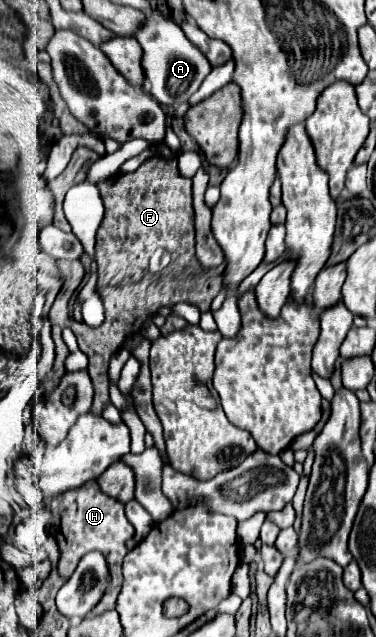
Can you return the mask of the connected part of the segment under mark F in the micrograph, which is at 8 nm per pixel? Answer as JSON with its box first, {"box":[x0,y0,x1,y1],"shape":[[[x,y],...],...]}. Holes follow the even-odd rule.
{"box":[50,156,224,414],"shape":[[[152,156],[144,160],[138,170],[104,180],[98,184],[98,188],[106,210],[96,234],[96,262],[98,262],[96,290],[104,300],[106,322],[100,328],[90,328],[86,324],[72,322],[68,316],[68,300],[82,282],[82,264],[78,260],[56,262],[64,284],[50,308],[50,322],[52,322],[52,338],[56,344],[56,360],[54,360],[56,376],[60,378],[64,374],[64,360],[68,356],[68,348],[62,340],[62,328],[70,326],[78,340],[80,350],[90,360],[88,374],[94,382],[92,412],[102,414],[102,408],[110,400],[108,364],[112,354],[120,350],[120,346],[128,336],[140,334],[144,330],[146,320],[154,316],[162,306],[188,302],[198,306],[200,312],[208,312],[210,302],[222,290],[224,266],[204,270],[194,256],[192,182],[180,176],[176,158],[166,160],[162,156]],[[156,248],[166,248],[172,254],[172,262],[160,274],[150,274],[148,260]],[[116,308],[120,308],[120,312],[116,312]]]}

